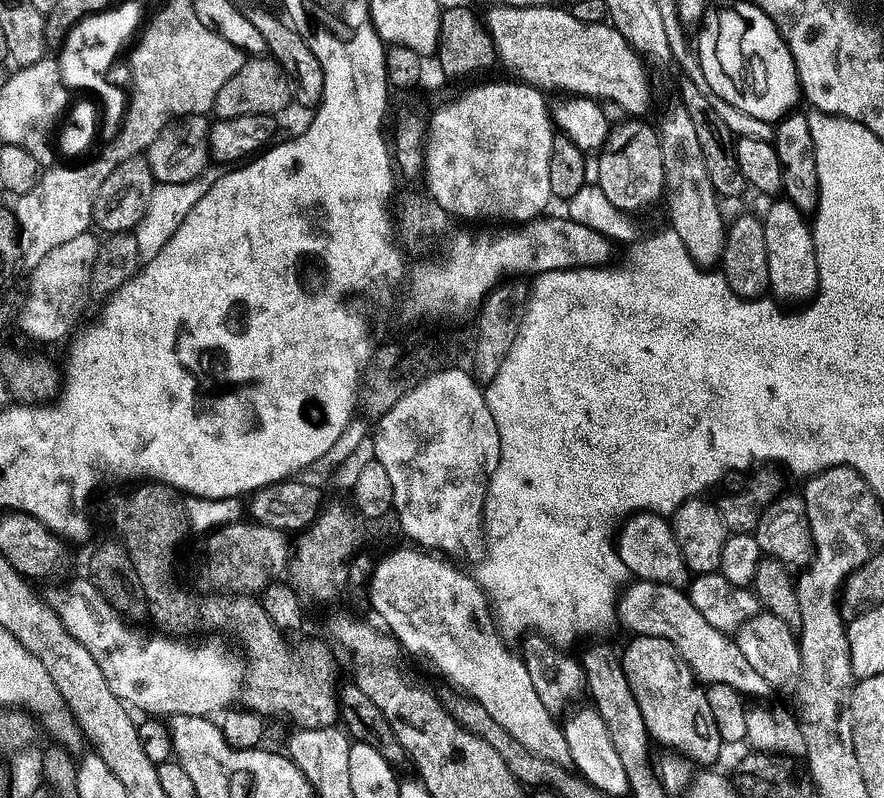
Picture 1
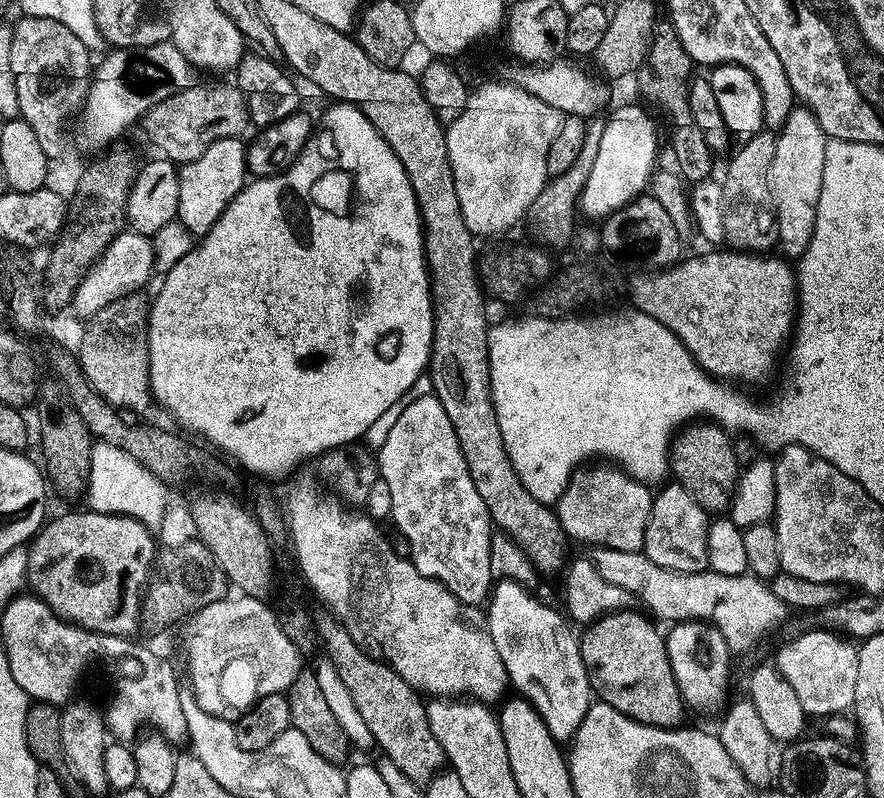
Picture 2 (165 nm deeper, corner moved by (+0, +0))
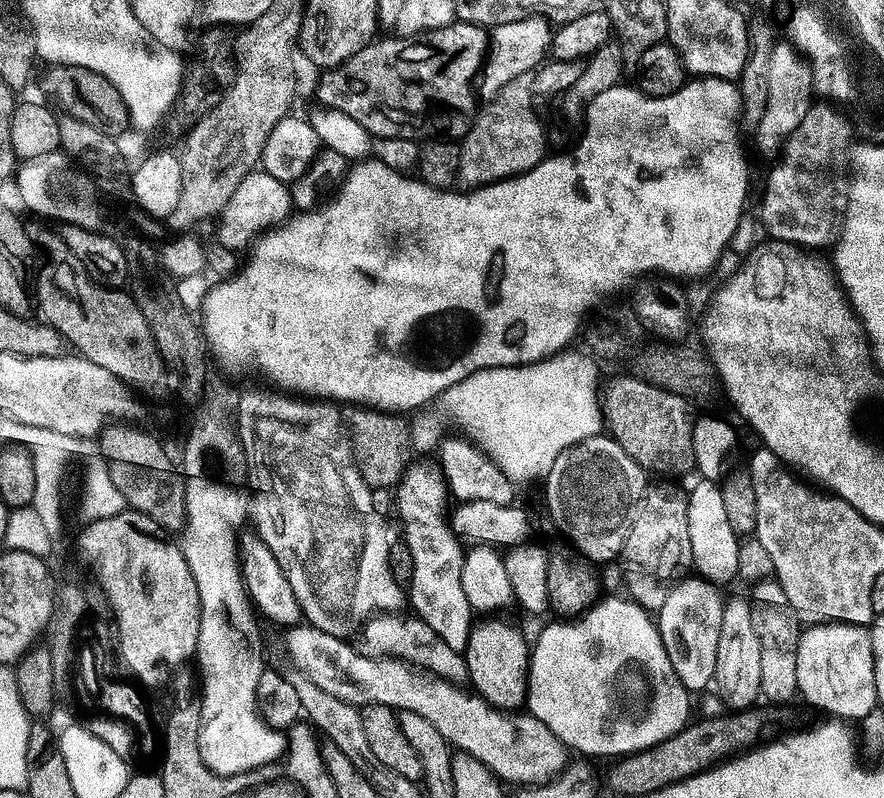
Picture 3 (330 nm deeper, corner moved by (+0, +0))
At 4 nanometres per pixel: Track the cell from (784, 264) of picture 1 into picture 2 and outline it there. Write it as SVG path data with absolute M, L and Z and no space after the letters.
M804 106L797 107L778 132L774 162L770 166L770 193L773 194L777 214L780 235L778 248L792 262L799 261L806 250L810 250L814 226L818 220L818 206L822 202L828 142L829 139L824 135L816 116Z

